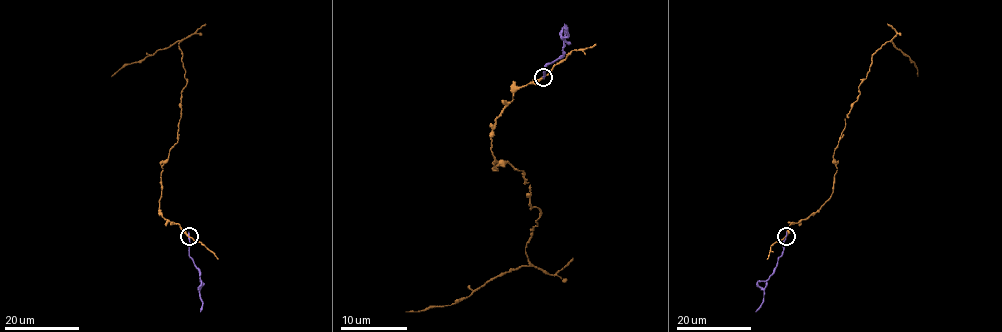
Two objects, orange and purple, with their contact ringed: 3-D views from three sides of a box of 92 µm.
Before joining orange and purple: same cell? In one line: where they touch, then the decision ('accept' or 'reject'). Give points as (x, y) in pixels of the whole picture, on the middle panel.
at (543, 77); reject

